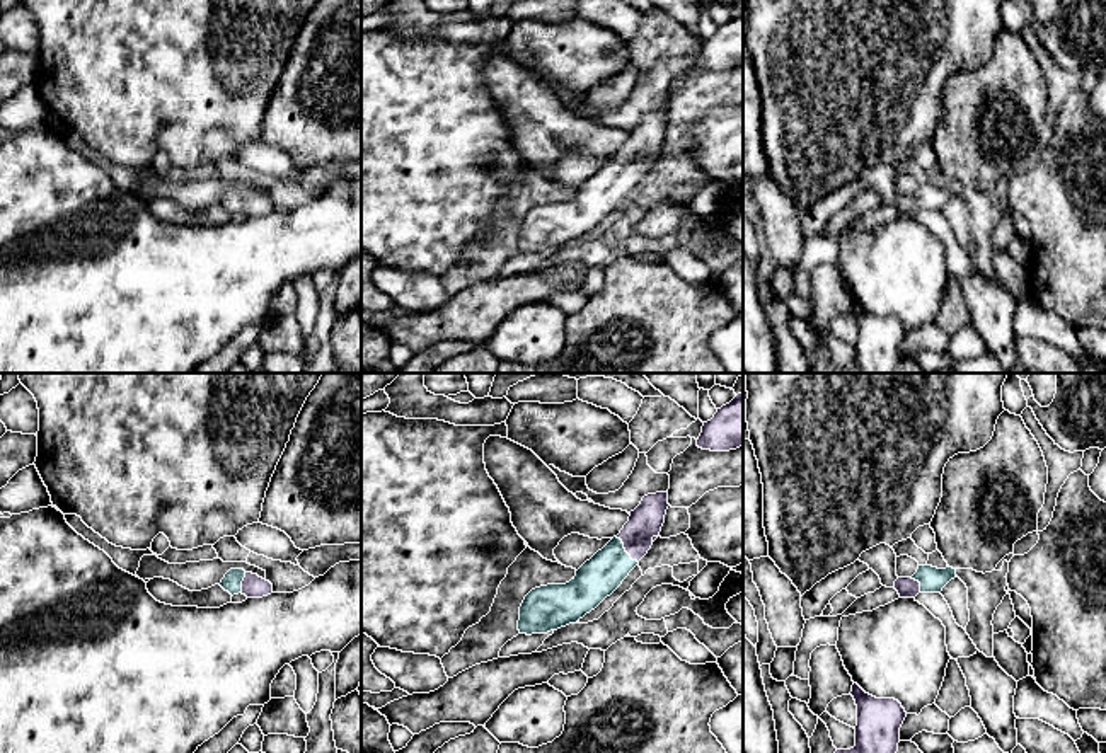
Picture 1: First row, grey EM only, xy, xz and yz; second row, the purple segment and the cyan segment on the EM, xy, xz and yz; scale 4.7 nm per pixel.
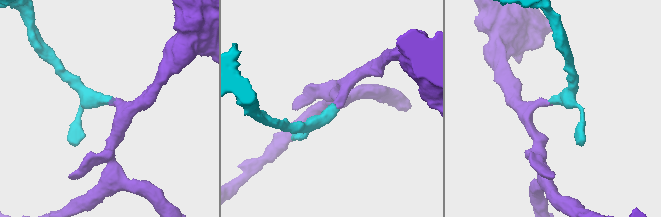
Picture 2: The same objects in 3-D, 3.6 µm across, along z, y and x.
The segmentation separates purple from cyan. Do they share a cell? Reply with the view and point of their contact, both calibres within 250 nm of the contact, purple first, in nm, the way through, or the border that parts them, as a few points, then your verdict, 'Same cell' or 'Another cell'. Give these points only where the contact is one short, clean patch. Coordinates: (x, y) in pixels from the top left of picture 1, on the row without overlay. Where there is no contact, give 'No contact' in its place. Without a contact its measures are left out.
Touches purple at xz (626, 169). Thickness 160 nm (purple) against 190 nm. Path across: xz (646, 138), (626, 169), (604, 191). Same cell

